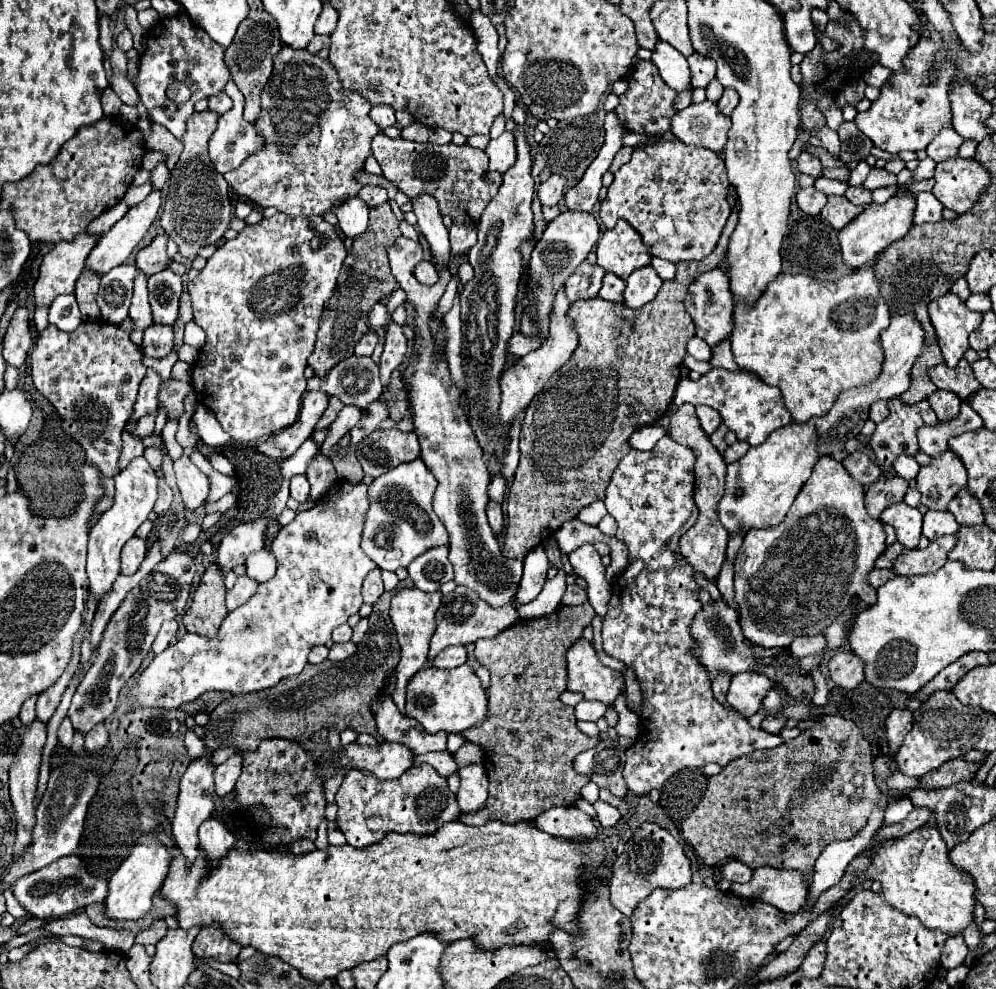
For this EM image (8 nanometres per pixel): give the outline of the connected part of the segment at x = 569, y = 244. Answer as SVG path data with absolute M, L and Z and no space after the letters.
M565 211L547 225L543 237L537 241L529 259L531 277L529 277L525 297L531 297L531 299L529 299L529 305L525 305L523 309L521 327L519 327L519 331L525 337L539 337L541 343L547 341L555 293L565 285L567 277L571 277L571 273L575 273L575 269L585 261L589 251L597 245L599 237L601 237L599 223L591 213L583 213L583 211Z

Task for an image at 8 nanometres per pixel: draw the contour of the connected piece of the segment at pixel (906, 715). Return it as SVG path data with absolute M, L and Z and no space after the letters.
M893 709L891 715L885 721L885 727L887 727L887 739L889 739L891 755L895 755L895 749L901 745L903 737L913 727L913 711L909 711L909 709Z

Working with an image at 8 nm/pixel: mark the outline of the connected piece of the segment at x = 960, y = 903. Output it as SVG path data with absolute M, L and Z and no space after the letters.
M921 827L899 841L875 845L873 863L855 879L855 885L865 879L881 881L887 903L917 917L929 929L939 929L947 935L961 935L975 921L975 883L967 871L953 865L949 849L935 827Z

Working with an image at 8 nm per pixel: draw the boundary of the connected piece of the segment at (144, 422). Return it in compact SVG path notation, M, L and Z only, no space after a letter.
M157 413L147 415L147 417L139 419L133 427L127 427L127 429L129 429L129 431L133 431L137 437L145 437L145 435L153 433L153 427L155 427L155 415L157 415Z

